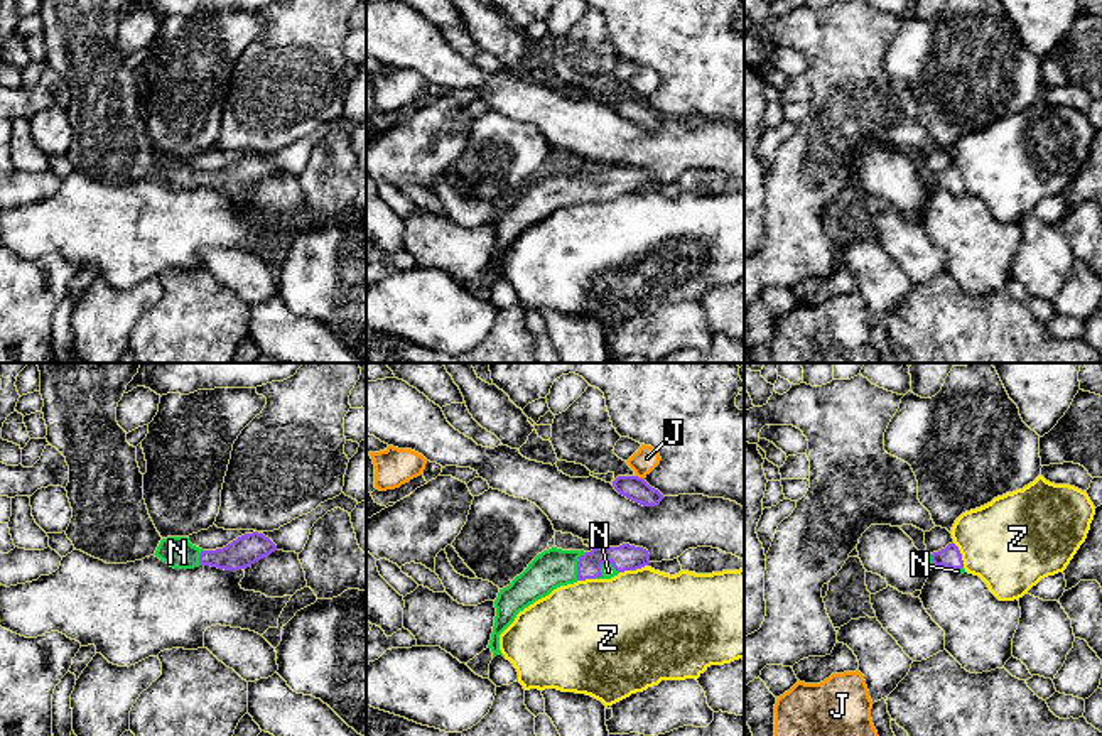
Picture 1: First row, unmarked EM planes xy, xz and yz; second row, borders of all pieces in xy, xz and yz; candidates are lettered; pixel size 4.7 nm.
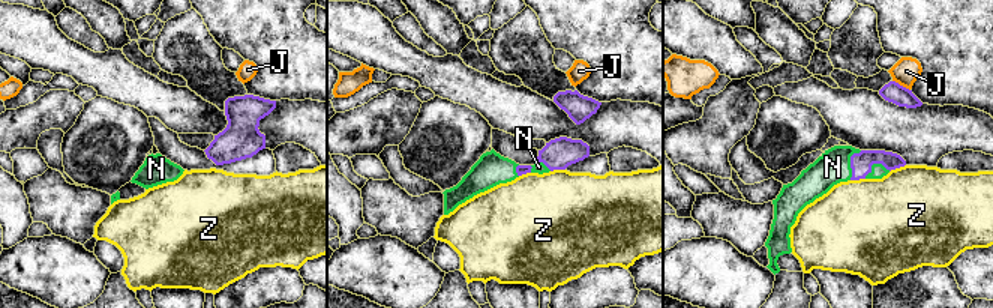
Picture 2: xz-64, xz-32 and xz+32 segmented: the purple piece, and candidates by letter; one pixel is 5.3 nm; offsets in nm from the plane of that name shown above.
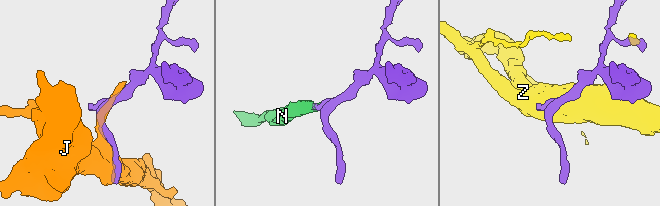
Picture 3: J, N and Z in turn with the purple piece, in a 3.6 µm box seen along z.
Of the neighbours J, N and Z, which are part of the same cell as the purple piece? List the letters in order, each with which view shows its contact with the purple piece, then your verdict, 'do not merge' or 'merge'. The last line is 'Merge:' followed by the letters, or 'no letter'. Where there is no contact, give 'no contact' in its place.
J: xz | do not merge
N: xz | merge
Z: xz | do not merge
Merge: N

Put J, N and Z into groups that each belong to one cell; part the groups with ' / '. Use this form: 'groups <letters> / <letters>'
groups J / N / Z

